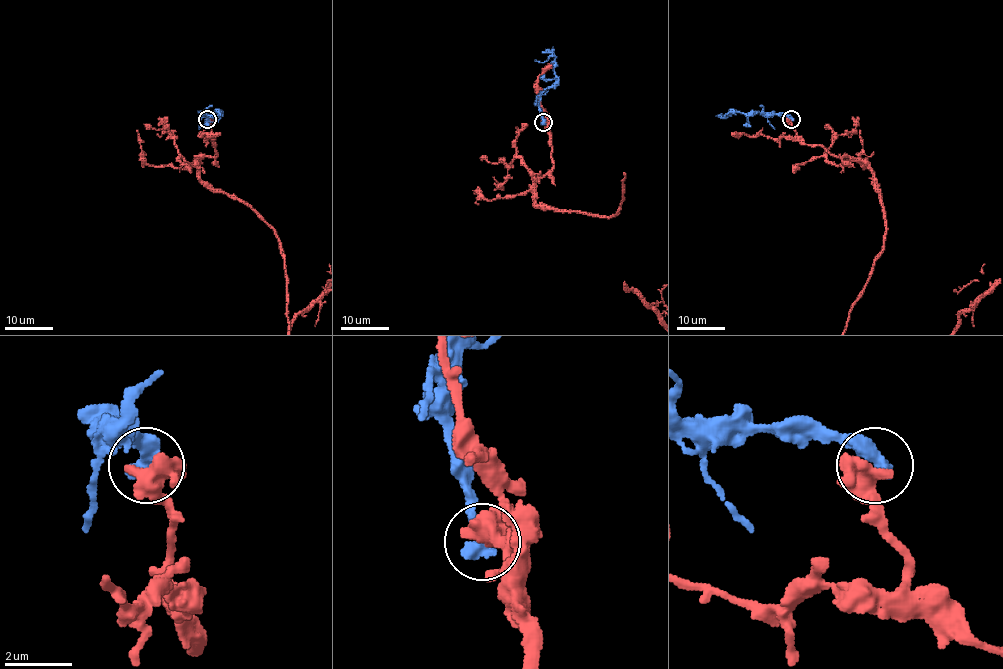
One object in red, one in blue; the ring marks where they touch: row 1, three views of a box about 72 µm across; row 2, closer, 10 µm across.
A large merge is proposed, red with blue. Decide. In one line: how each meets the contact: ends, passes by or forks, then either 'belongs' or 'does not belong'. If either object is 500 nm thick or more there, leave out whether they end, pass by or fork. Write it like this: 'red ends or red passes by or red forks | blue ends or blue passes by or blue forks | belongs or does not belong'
does not belong

